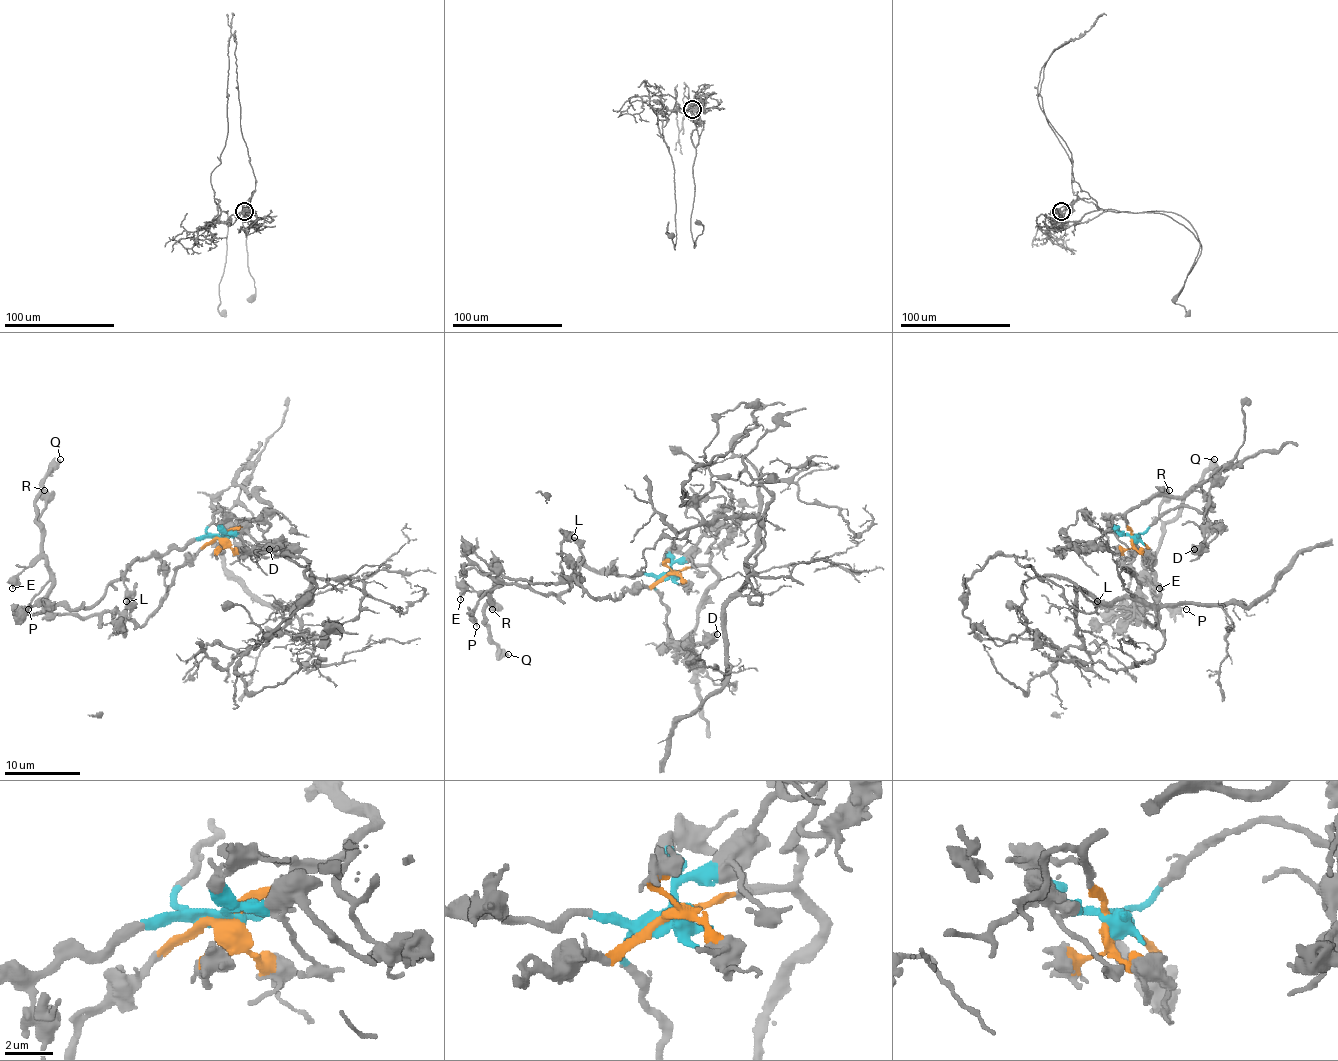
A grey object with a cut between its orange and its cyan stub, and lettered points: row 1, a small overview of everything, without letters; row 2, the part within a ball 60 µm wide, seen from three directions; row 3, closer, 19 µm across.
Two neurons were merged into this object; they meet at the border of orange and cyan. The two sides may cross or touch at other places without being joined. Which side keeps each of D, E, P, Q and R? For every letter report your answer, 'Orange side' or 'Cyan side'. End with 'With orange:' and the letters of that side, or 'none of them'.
D: Cyan side
E: Cyan side
P: Cyan side
Q: Cyan side
R: Cyan side
With orange: none of them

